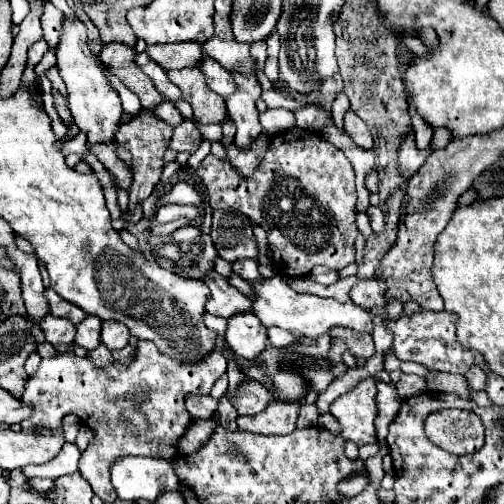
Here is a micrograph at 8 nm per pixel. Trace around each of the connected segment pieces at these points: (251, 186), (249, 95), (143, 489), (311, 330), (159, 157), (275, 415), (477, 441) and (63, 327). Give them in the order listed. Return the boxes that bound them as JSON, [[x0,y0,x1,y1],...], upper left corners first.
[[198,127,358,277],[226,75,262,149],[110,457,178,501],[252,275,374,341],[116,111,172,211],[236,399,302,435],[424,409,484,455],[40,315,76,347]]

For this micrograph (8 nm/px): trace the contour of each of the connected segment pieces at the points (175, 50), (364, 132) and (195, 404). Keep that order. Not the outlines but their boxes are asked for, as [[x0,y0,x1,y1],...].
[[146,43,202,69],[344,111,374,149],[186,395,218,419]]

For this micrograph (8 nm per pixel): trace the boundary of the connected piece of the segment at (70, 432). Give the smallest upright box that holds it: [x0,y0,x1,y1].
[62,415,82,441]

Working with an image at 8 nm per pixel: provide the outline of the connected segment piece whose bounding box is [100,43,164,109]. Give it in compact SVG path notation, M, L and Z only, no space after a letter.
M106 43L100 53L100 59L110 67L110 71L140 97L142 107L156 109L164 99L156 91L152 79L136 65L134 57L136 51L124 43Z

